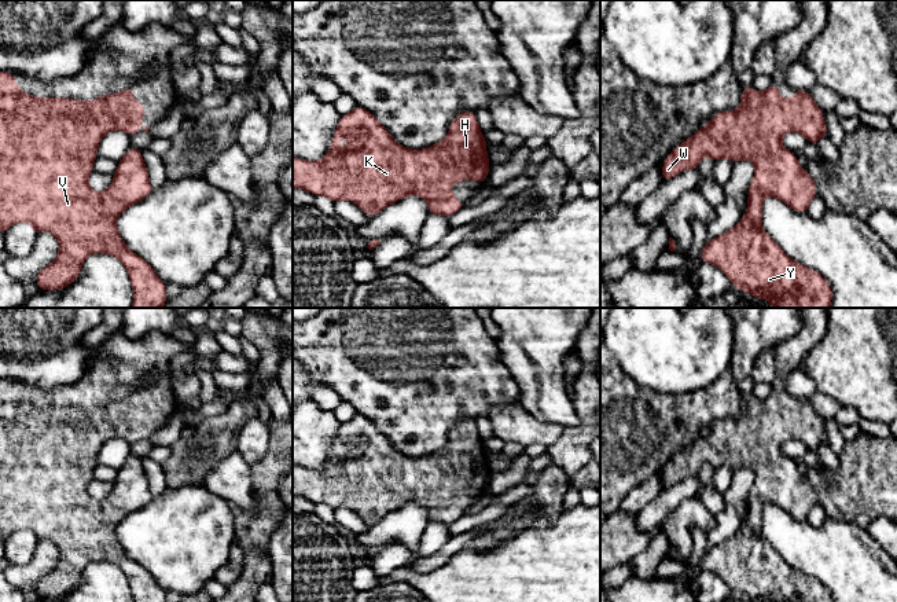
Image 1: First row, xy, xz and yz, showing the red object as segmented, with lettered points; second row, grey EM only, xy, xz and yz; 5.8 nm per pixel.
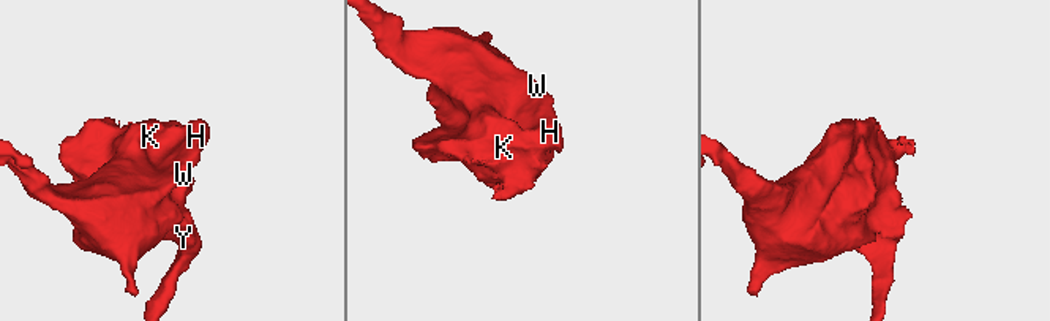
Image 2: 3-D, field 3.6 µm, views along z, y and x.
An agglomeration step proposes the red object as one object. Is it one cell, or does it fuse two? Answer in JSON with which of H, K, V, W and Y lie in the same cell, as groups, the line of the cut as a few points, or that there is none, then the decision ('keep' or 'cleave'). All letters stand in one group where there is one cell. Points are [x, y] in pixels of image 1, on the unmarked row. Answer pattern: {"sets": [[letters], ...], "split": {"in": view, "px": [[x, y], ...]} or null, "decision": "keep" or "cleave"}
{"sets": [["H", "K", "V", "W", "Y"]], "split": null, "decision": "keep"}

